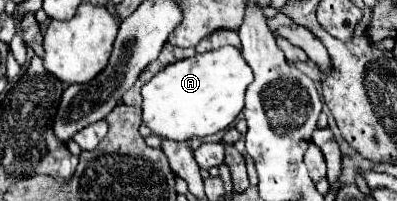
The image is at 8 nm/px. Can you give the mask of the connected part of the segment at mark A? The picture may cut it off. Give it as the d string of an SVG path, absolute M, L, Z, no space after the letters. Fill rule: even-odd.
M231 45L175 61L143 85L141 123L153 135L171 141L189 141L193 137L213 135L227 129L237 119L245 103L245 89L251 81L253 73L249 65L241 57L241 51Z

